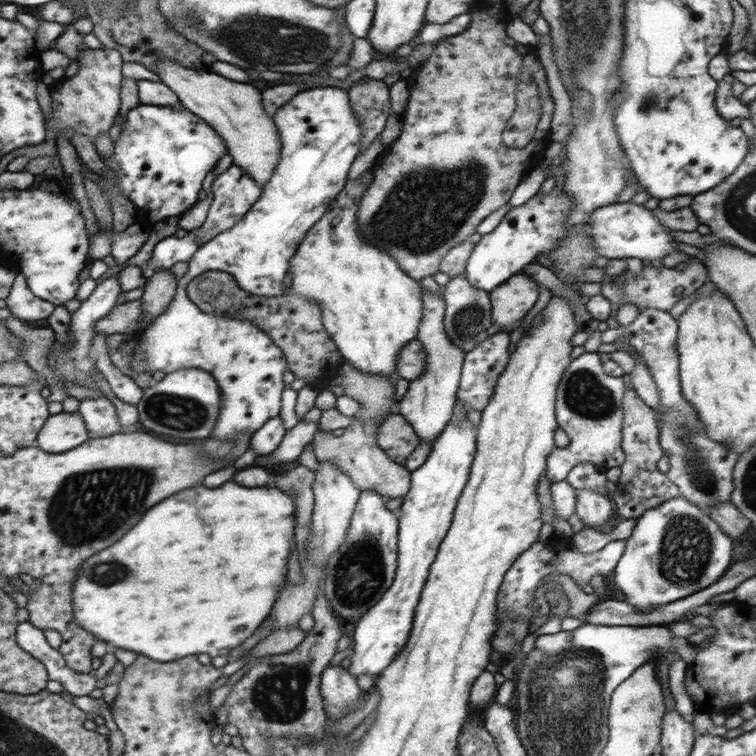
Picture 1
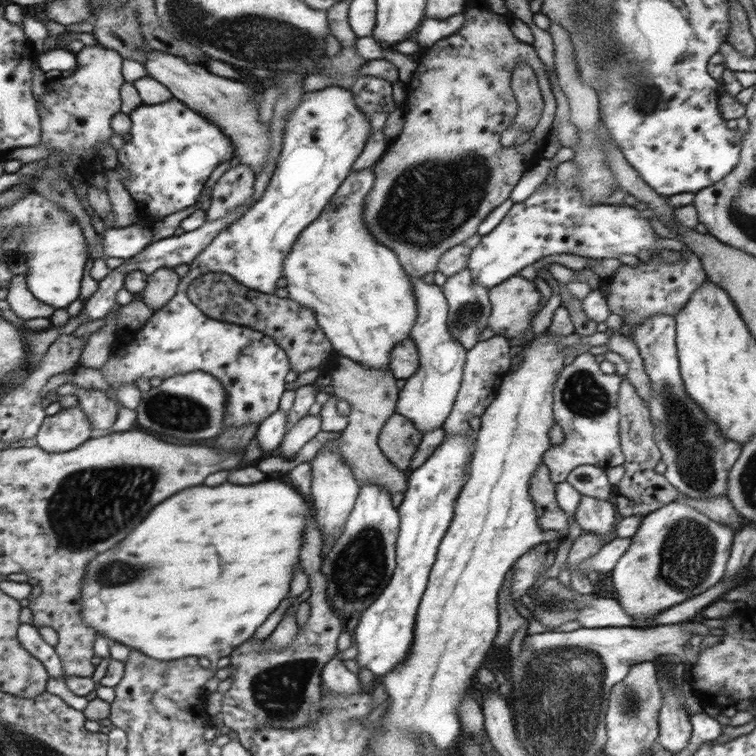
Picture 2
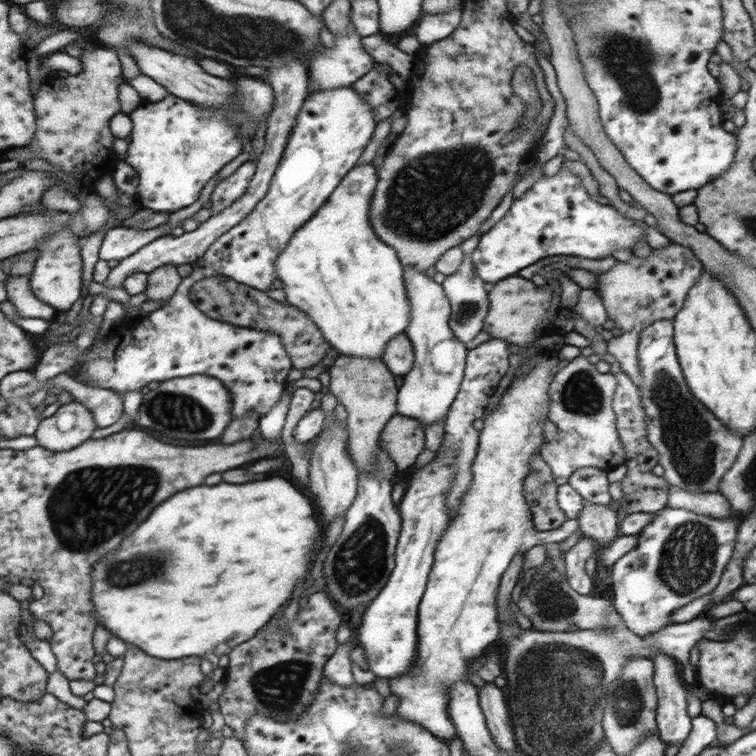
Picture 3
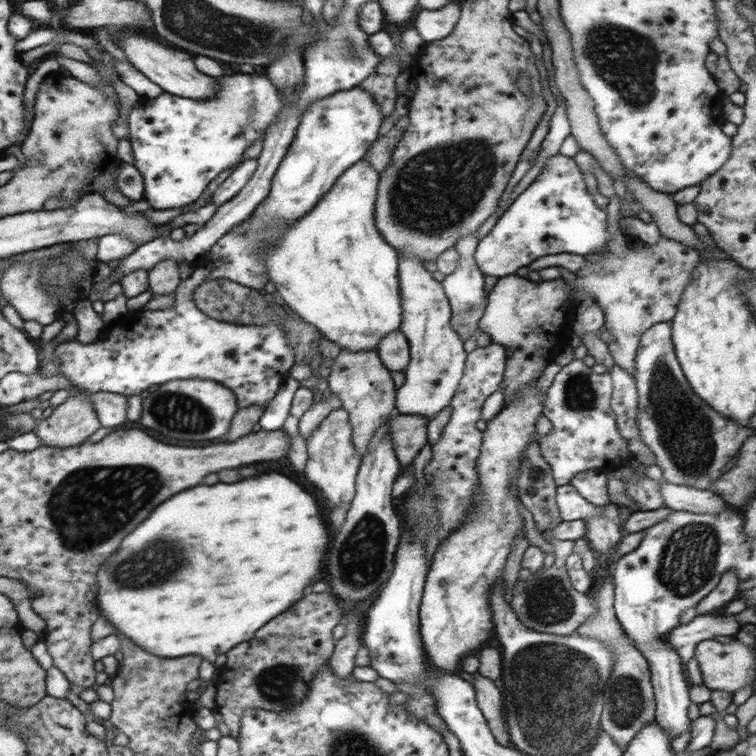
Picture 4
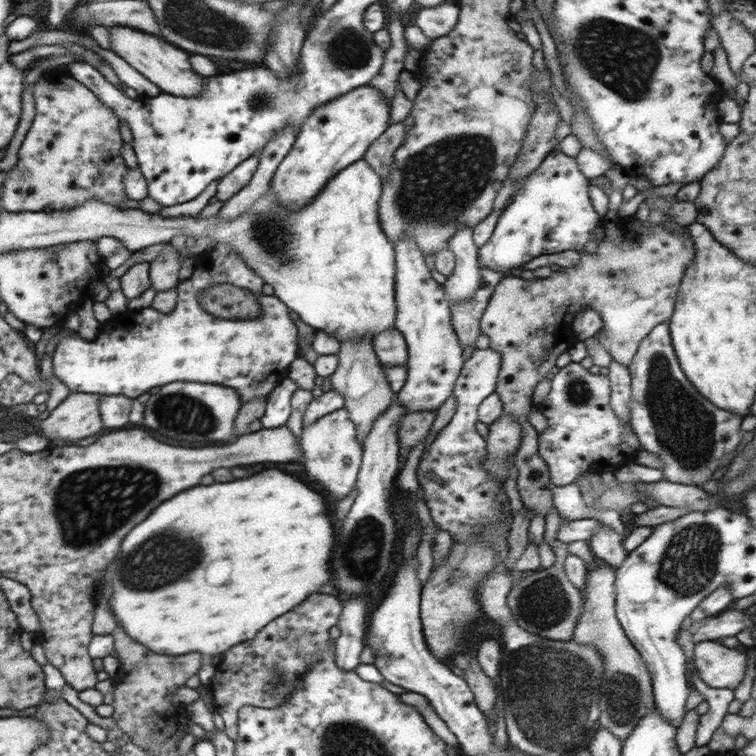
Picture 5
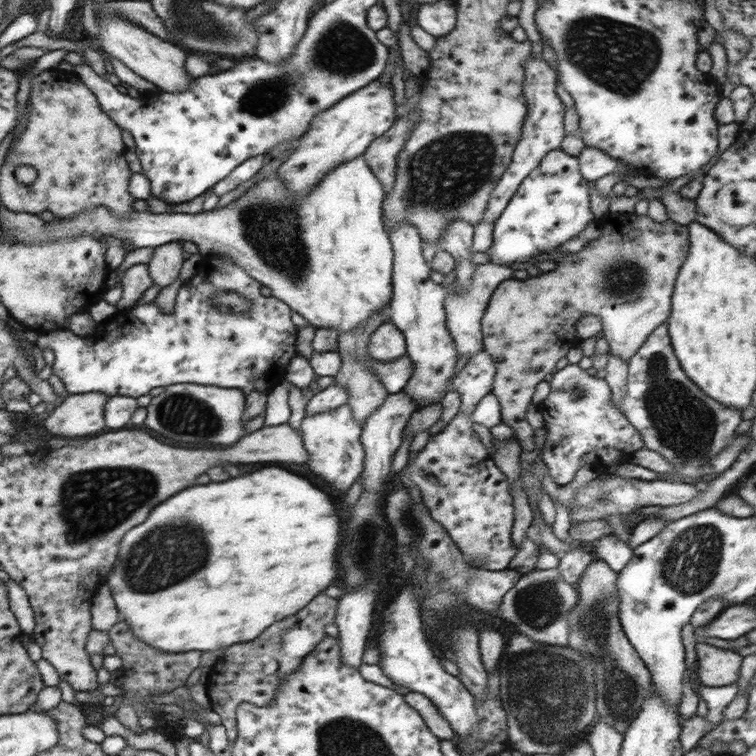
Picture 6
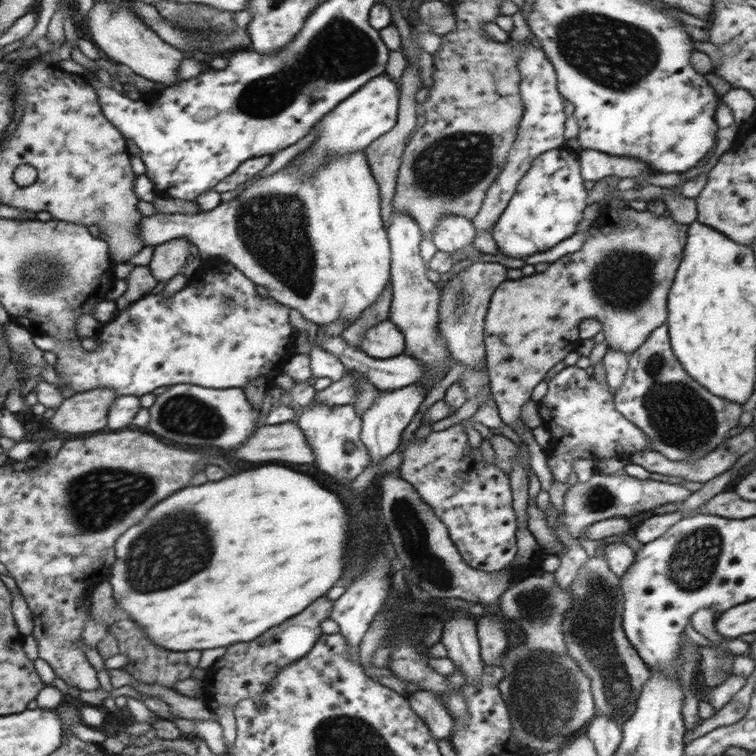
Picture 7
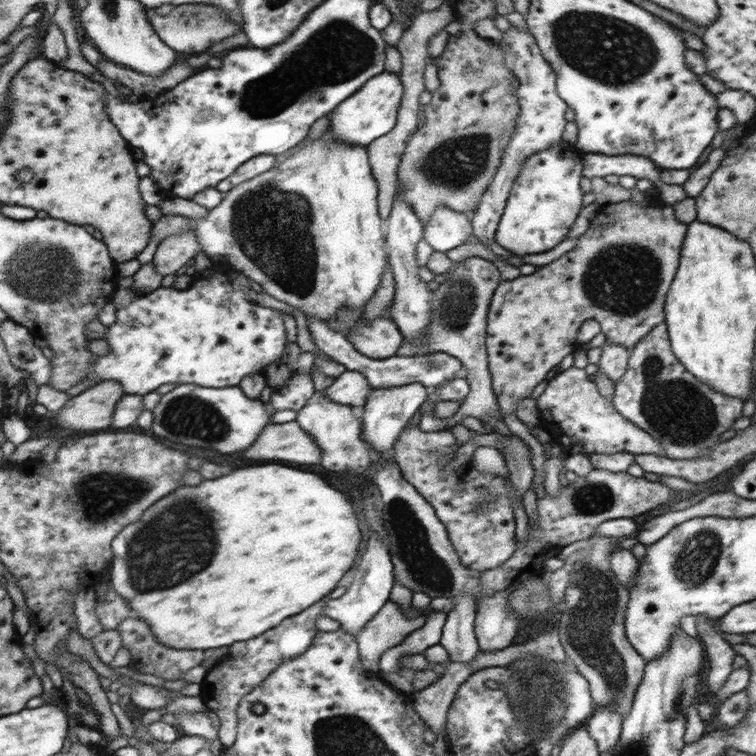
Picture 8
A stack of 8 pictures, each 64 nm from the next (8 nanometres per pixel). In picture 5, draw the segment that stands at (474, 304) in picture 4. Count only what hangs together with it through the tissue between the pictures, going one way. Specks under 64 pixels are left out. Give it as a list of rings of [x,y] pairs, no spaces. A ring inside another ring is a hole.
[[[462,227],[450,238],[447,249],[455,254],[455,269],[442,284],[450,304],[469,301],[480,286],[479,248],[473,239],[473,229]]]

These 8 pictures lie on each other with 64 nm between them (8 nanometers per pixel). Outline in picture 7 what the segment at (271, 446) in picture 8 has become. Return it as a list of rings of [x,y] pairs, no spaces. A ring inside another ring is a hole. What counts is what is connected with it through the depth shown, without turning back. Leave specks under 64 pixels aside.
[[[294,421],[279,425],[262,425],[253,434],[242,448],[232,452],[236,458],[248,462],[315,462],[315,452],[308,444],[302,429]]]

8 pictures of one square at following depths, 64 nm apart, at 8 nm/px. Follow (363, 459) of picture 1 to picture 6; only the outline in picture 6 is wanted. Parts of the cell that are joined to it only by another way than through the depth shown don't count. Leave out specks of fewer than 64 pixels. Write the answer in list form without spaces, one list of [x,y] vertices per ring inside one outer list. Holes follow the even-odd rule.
[[[389,312],[376,314],[376,316],[370,317],[366,324],[360,325],[356,329],[350,329],[348,332],[340,332],[337,338],[339,344],[338,353],[341,356],[342,366],[338,374],[334,376],[335,384],[347,390],[350,398],[349,405],[352,409],[352,416],[357,421],[360,421],[362,426],[366,417],[370,416],[384,402],[386,396],[389,395],[389,392],[383,387],[383,384],[373,372],[373,368],[369,364],[369,360],[372,358],[367,351],[370,335],[383,324],[383,320],[387,317],[389,317]]]

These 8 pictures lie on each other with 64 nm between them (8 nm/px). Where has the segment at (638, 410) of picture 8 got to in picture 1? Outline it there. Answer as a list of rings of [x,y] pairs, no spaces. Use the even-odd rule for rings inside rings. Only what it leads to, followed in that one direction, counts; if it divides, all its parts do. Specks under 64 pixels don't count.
[[[646,309],[632,323],[601,333],[600,340],[604,344],[610,344],[616,339],[624,339],[646,360],[660,395],[661,411],[656,417],[659,443],[669,460],[666,476],[679,488],[682,497],[705,511],[718,503],[730,502],[732,491],[735,490],[733,468],[739,456],[731,451],[731,446],[708,438],[696,409],[682,394],[679,354],[675,349],[678,329],[677,320],[668,311]]]

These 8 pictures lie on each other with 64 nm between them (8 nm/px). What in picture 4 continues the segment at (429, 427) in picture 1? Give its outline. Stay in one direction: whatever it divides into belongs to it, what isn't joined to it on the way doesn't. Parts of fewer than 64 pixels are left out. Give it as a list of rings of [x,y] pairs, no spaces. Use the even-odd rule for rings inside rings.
[[[400,253],[398,257],[398,280],[401,290],[401,304],[404,309],[404,318],[400,330],[408,339],[410,349],[410,362],[405,370],[405,381],[397,388],[395,405],[399,414],[422,415],[428,420],[440,414],[441,410],[451,404],[460,379],[465,369],[467,359],[463,340],[451,325],[451,307],[443,289],[442,283],[436,281],[432,274],[423,266],[414,255]]]

